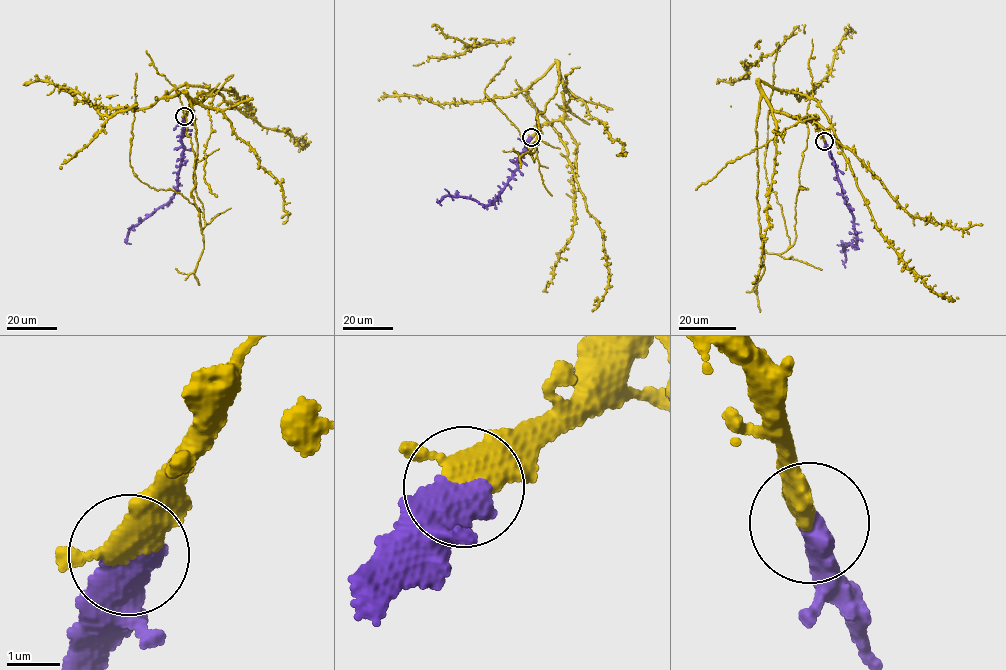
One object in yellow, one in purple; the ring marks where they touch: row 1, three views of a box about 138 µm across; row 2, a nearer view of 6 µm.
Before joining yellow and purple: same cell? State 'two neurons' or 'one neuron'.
one neuron

